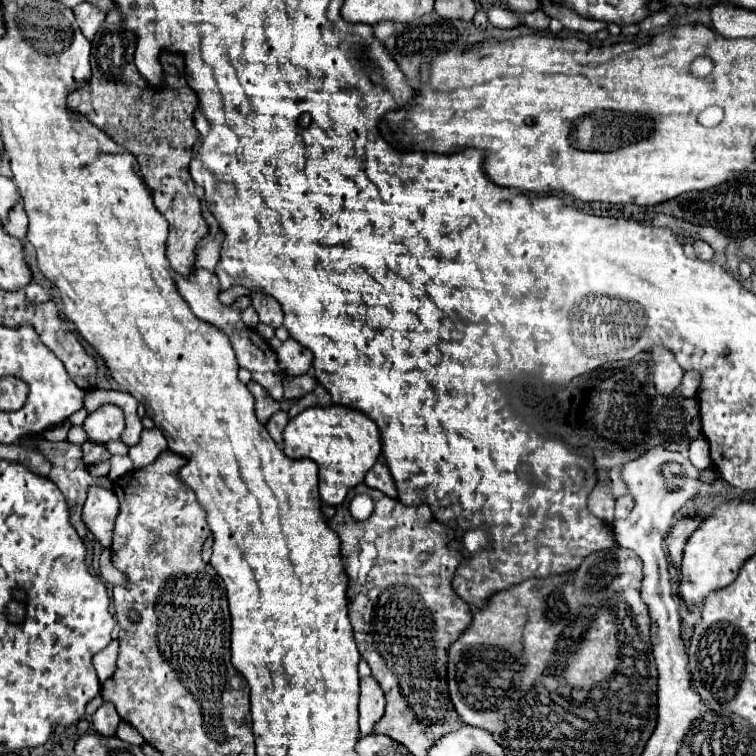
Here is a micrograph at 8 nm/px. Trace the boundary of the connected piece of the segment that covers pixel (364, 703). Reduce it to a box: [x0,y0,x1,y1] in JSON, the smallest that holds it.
[359,677,385,735]

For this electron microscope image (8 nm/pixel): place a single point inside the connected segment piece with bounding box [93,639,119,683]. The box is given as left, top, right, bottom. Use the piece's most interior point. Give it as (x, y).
(104, 661)

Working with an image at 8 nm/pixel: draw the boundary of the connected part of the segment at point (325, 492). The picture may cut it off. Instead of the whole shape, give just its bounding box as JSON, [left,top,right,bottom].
[283,405,381,505]

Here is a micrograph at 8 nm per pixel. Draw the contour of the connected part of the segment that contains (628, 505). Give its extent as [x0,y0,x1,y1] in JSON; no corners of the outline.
[615,495,633,519]

